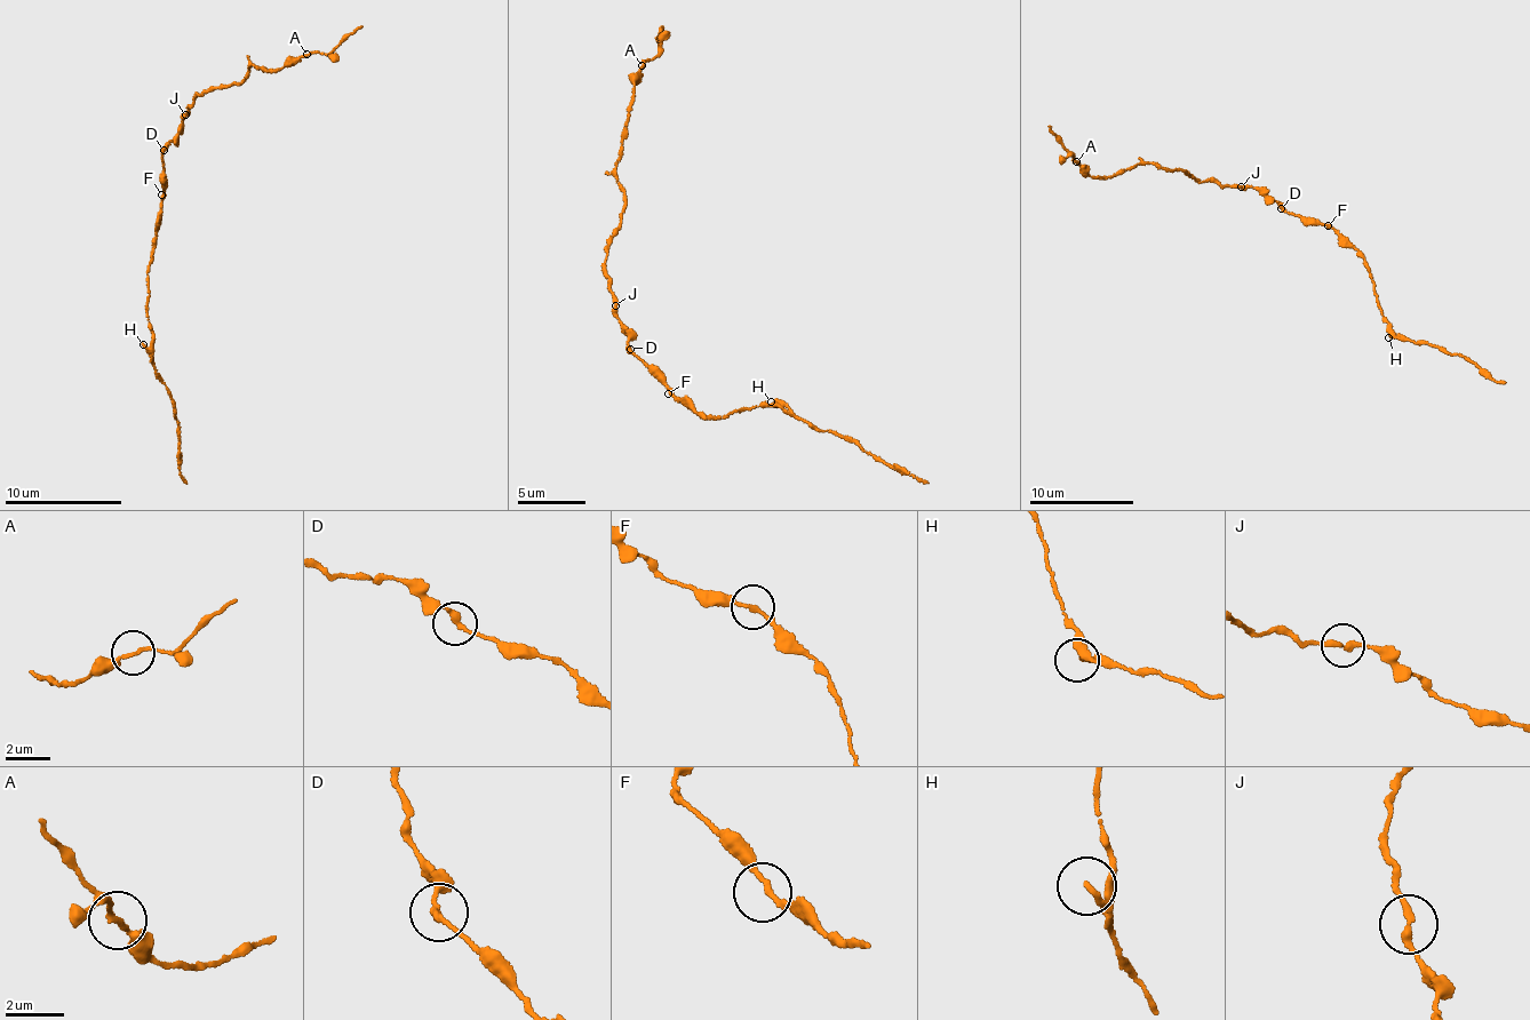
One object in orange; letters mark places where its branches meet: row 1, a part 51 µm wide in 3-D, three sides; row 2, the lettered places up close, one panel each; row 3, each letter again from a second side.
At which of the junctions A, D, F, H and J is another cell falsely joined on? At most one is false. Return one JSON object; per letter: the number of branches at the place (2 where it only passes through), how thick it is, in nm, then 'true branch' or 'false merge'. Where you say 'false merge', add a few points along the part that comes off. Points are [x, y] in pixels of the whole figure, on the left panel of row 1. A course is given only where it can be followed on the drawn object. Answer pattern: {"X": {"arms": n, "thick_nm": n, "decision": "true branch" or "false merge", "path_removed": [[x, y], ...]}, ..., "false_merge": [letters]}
{"A": {"arms": 2, "thick_nm": 160, "decision": "true branch"}, "D": {"arms": 2, "thick_nm": 200, "decision": "true branch"}, "F": {"arms": 2, "thick_nm": 170, "decision": "true branch"}, "H": {"arms": 2, "thick_nm": 200, "decision": "true branch"}, "J": {"arms": 2, "thick_nm": 240, "decision": "true branch"}, "false_merge": []}

